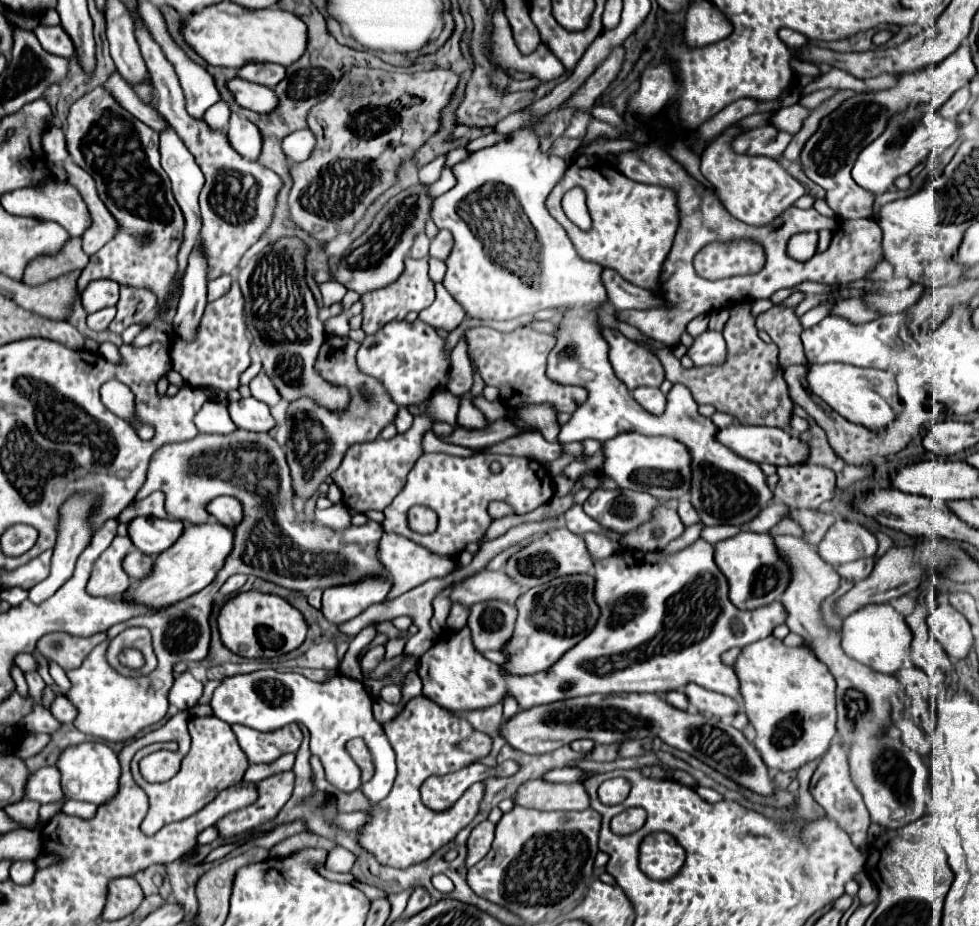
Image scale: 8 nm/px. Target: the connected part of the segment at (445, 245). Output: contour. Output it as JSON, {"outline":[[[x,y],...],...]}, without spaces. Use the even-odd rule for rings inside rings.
{"outline":[[[441,229],[439,235],[431,241],[431,249],[429,249],[429,255],[431,257],[437,257],[441,261],[445,261],[449,257],[449,251],[453,249],[453,235],[449,235],[447,229]]]}

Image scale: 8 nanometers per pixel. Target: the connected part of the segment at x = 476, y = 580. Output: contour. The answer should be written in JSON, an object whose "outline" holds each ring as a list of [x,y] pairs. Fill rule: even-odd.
{"outline":[[[479,571],[475,577],[461,581],[457,587],[453,587],[453,593],[449,595],[451,601],[459,601],[467,607],[483,601],[503,601],[509,605],[515,605],[517,599],[525,593],[525,589],[519,583],[513,583],[509,575],[503,571]]]}

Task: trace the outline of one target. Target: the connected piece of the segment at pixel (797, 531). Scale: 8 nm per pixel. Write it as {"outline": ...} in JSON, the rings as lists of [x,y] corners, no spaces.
{"outline":[[[785,513],[783,515],[783,519],[771,529],[771,533],[777,533],[777,535],[781,535],[781,533],[789,533],[789,535],[803,535],[803,529],[801,529],[801,525],[791,517],[791,513]]]}

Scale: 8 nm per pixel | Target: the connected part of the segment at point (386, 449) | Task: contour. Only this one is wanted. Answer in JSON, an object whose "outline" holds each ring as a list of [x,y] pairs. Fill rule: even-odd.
{"outline":[[[449,391],[437,393],[429,401],[427,411],[415,417],[413,427],[407,433],[395,435],[389,441],[379,437],[371,443],[357,443],[357,445],[349,447],[343,463],[333,473],[333,481],[343,491],[343,503],[357,513],[367,513],[371,509],[383,511],[397,497],[397,493],[405,487],[407,473],[413,469],[413,463],[423,455],[421,443],[423,443],[425,433],[433,429],[435,421],[443,421],[443,423],[449,423],[451,427],[457,427],[457,409],[459,409],[459,405],[457,405],[457,397],[453,393],[449,393]]]}

